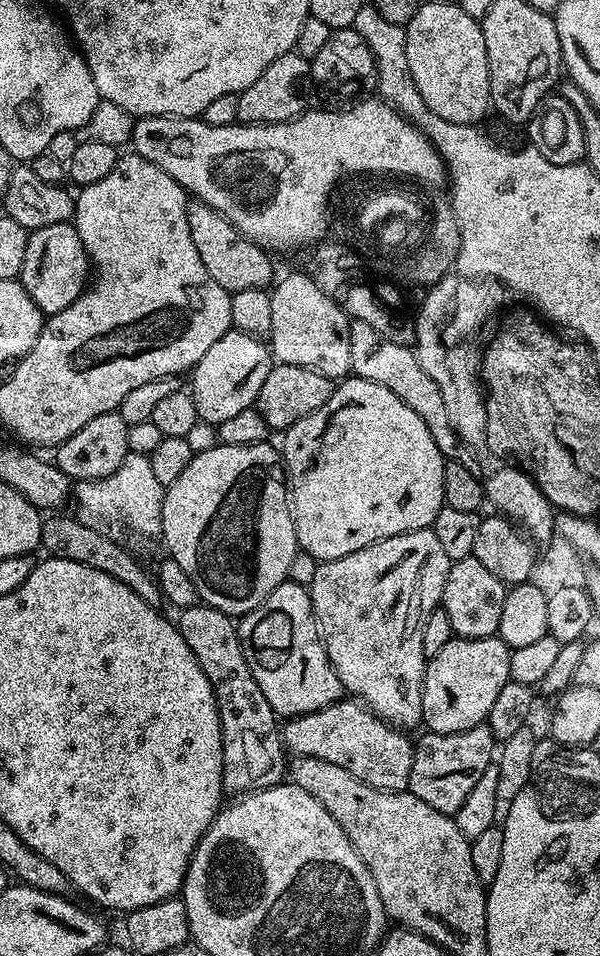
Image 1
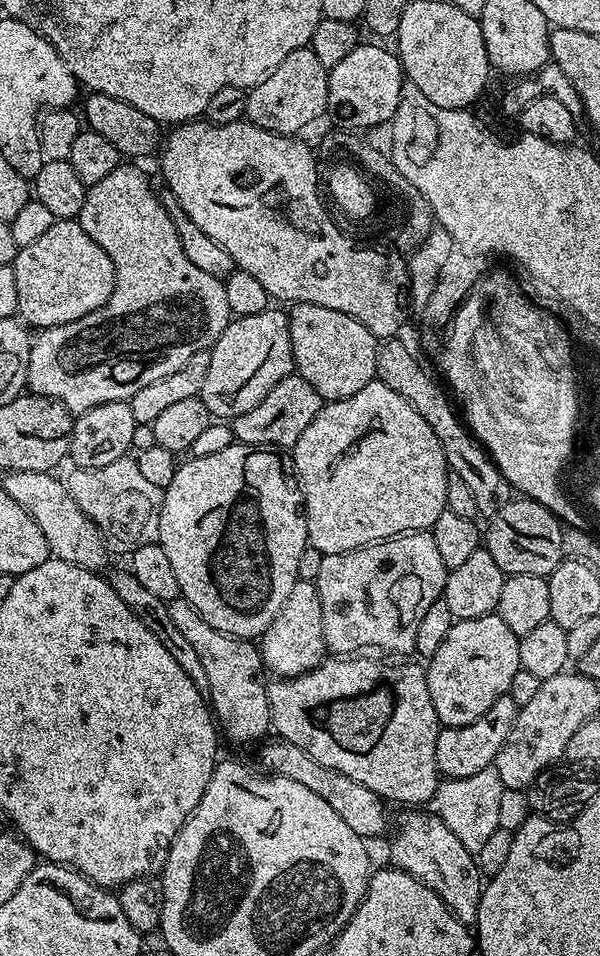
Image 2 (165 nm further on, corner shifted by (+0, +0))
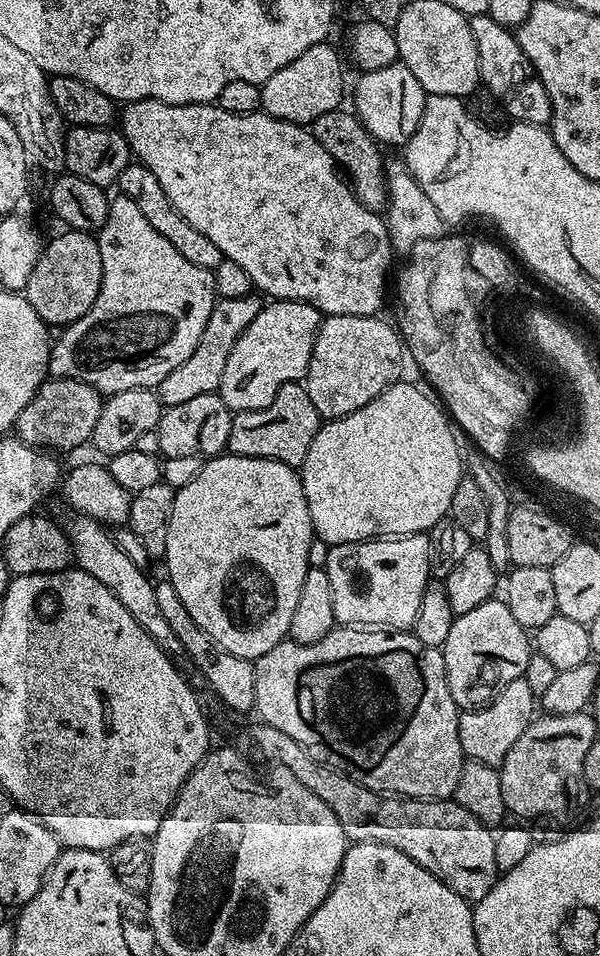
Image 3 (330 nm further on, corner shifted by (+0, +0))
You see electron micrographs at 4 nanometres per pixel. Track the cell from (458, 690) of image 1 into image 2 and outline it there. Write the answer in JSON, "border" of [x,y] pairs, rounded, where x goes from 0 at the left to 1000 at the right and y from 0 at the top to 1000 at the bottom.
{"border":[[[830,642],[805,644],[803,646],[783,646],[782,649],[760,649],[755,652],[750,663],[737,667],[737,676],[712,691],[710,702],[713,705],[713,717],[717,718],[717,734],[723,734],[723,747],[730,747],[735,758],[743,762],[762,762],[788,757],[823,734],[830,734],[833,728],[842,727],[857,713],[857,705],[867,699],[863,688],[863,676],[867,666],[837,651]]]}

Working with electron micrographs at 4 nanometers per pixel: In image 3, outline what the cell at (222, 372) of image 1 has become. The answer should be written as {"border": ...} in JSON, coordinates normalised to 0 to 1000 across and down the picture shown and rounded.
{"border":[[[453,314],[427,329],[423,337],[403,345],[383,374],[377,374],[377,387],[370,387],[365,414],[388,432],[410,429],[437,429],[457,421],[457,412],[472,402],[505,399],[513,391],[513,380],[527,357],[527,344],[537,328],[523,320],[502,314]]]}

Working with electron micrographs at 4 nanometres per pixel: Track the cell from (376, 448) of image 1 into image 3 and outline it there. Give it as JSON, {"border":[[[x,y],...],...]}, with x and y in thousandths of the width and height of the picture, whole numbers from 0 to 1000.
{"border":[[[673,401],[652,402],[643,409],[630,412],[630,416],[623,416],[617,421],[610,421],[610,425],[590,429],[590,433],[577,433],[575,435],[565,435],[562,439],[535,442],[530,454],[523,454],[523,462],[517,462],[517,471],[510,471],[510,479],[498,491],[500,503],[507,509],[510,525],[517,533],[522,558],[532,564],[542,565],[548,571],[555,569],[597,569],[603,565],[623,565],[628,563],[707,559],[718,554],[732,544],[742,543],[753,535],[757,513],[763,513],[763,504],[777,494],[775,482],[772,480],[767,482],[767,469],[760,465],[762,453],[757,451],[742,428],[712,409],[707,411],[703,407],[692,406],[687,402]]]}

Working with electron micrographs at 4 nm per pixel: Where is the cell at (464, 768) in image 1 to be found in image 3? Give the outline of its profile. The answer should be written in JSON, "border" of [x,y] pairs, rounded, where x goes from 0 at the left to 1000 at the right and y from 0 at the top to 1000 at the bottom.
{"border":[[[863,710],[850,713],[820,731],[818,736],[803,741],[773,743],[763,755],[763,772],[770,776],[770,785],[780,795],[795,795],[805,799],[832,801],[850,789],[850,780],[870,772],[882,757],[890,752],[890,744],[897,736],[897,725],[883,722],[883,713]]]}

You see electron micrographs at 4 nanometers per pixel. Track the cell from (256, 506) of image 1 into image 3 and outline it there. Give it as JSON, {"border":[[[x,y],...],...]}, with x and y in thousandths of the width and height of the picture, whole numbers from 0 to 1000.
{"border":[[[368,475],[342,480],[333,486],[323,504],[310,504],[310,508],[293,512],[288,532],[282,538],[270,586],[272,589],[280,589],[277,605],[290,613],[290,617],[297,617],[297,626],[303,626],[303,634],[310,634],[317,646],[323,646],[323,651],[330,651],[330,655],[337,655],[337,659],[343,659],[347,666],[370,680],[397,688],[410,688],[425,692],[437,684],[457,680],[457,676],[473,673],[480,665],[483,646],[490,646],[490,634],[497,634],[497,621],[503,621],[503,609],[515,595],[513,581],[520,564],[523,564],[520,543],[495,491],[462,481]]]}

